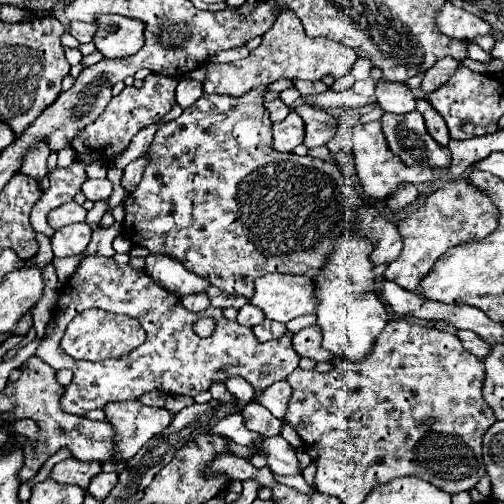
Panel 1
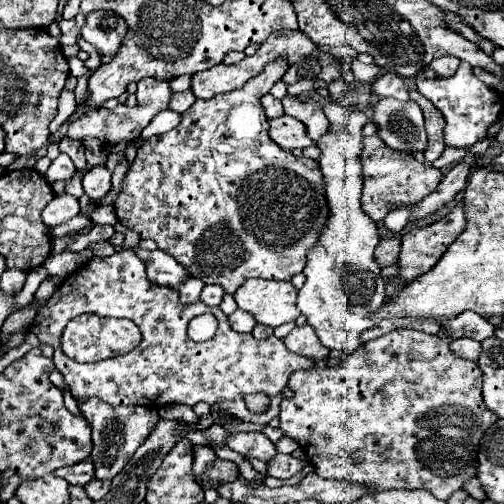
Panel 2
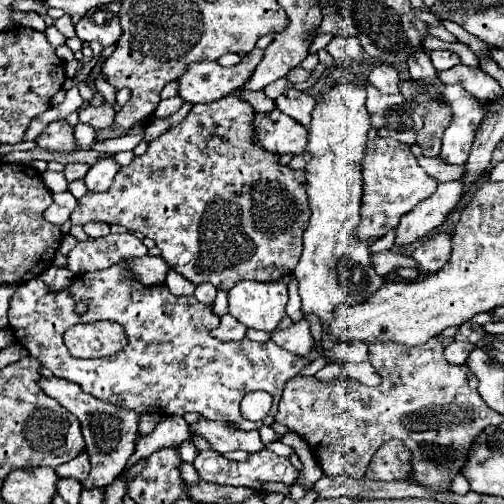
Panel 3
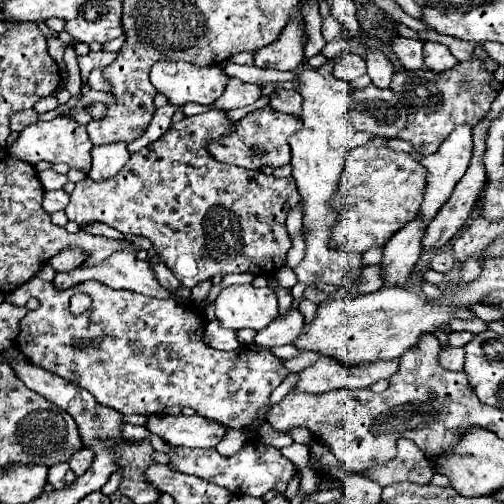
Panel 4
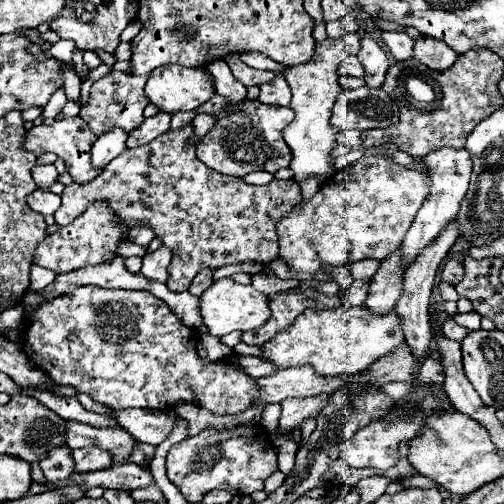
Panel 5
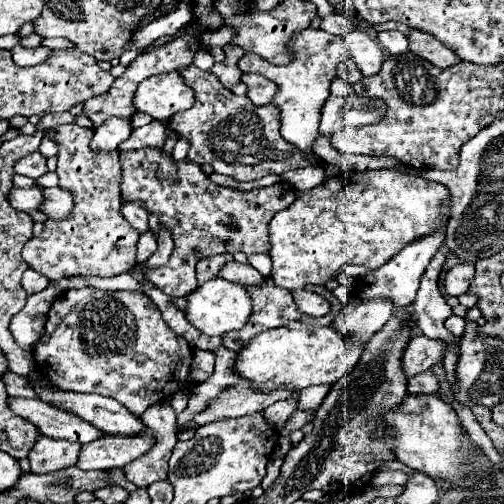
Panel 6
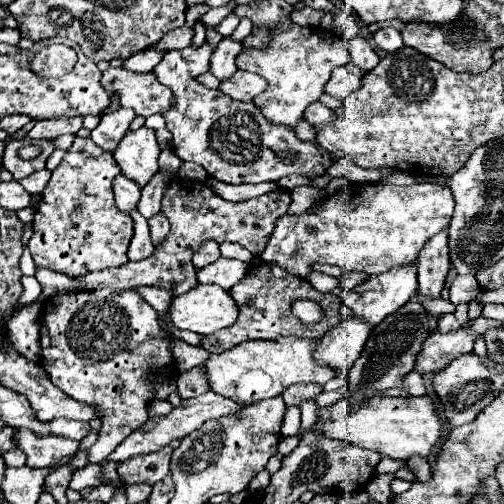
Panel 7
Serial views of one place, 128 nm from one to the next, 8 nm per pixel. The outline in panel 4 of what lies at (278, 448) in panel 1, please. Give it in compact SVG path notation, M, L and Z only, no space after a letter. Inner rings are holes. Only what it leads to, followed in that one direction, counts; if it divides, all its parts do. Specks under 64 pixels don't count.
M148 416L146 428L168 444L190 446L190 448L216 448L224 438L226 426L216 424L214 420L204 420L200 416Z

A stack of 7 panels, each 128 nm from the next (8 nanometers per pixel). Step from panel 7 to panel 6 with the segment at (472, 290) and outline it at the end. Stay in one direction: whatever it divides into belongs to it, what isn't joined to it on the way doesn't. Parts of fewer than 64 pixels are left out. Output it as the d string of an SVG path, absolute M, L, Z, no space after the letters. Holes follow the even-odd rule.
M464 262L464 264L456 264L454 268L450 268L446 272L446 278L444 278L444 288L450 296L460 296L468 290L468 284L472 282L472 276L474 276L474 264L470 262Z

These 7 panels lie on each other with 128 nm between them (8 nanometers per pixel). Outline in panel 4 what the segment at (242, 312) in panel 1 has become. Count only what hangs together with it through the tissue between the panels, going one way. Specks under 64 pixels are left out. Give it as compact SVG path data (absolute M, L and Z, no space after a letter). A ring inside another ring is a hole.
M218 320L208 322L206 332L204 332L204 340L208 340L208 344L216 350L232 350L232 348L240 346L236 330L224 328Z

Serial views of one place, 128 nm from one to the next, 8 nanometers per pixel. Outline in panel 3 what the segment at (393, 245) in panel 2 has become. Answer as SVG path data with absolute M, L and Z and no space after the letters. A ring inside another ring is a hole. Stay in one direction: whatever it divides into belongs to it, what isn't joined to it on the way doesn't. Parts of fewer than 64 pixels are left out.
M382 250L382 252L372 254L372 266L380 276L386 276L392 270L400 267L418 269L418 264L413 258L402 256L398 252L394 252L394 250Z

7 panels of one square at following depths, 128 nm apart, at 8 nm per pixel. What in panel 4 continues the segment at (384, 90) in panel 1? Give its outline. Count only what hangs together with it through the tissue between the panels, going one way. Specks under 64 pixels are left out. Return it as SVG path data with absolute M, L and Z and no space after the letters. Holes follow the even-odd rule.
M368 50L366 66L368 66L368 76L372 78L374 86L378 86L378 88L388 88L390 86L390 78L394 74L394 66L382 52Z

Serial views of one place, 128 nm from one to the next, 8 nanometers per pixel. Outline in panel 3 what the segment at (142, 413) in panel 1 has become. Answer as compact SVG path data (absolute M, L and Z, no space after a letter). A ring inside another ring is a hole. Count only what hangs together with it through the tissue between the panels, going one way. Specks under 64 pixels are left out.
M56 376L42 378L40 380L40 388L50 398L56 398L82 424L82 436L86 440L86 452L88 452L90 464L92 464L90 476L88 476L88 480L82 482L82 486L84 488L108 486L126 468L126 462L134 454L134 446L136 446L136 440L138 440L140 414L132 412L132 410L126 410L126 408L118 408L118 406L102 402L102 400L96 400L94 396L88 396L86 392L82 392L78 384L62 380L62 378L56 378Z

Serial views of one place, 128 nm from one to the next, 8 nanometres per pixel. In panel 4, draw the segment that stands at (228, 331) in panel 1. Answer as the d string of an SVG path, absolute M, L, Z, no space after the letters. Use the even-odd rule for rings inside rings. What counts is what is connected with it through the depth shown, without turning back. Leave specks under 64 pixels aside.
M38 276L18 286L14 292L6 294L6 302L14 306L26 306L32 298L38 300L34 310L28 310L20 320L20 332L16 338L16 348L28 356L28 360L56 376L62 376L70 382L86 388L100 404L116 408L122 414L170 414L178 416L182 408L196 410L198 416L220 422L228 428L242 430L254 424L260 418L266 418L270 412L270 394L278 384L290 374L282 358L274 356L270 348L240 346L230 352L214 350L204 342L206 318L198 314L196 308L182 304L176 296L152 298L136 294L130 290L114 290L96 280L86 280L68 290L58 290L52 282L40 280ZM78 292L86 292L92 298L92 308L80 316L70 312L70 298ZM78 338L84 338L92 344L86 350L76 350L74 344Z

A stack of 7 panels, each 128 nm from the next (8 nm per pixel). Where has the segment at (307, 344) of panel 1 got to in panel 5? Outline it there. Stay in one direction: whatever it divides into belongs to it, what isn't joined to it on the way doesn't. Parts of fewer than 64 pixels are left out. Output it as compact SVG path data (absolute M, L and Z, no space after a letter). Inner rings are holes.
M314 288L308 290L298 290L294 294L274 294L270 296L270 308L272 308L272 316L270 320L256 328L256 332L244 332L242 334L242 342L246 344L266 344L270 342L280 330L286 330L290 324L294 324L294 320L310 306L316 308L330 308L330 306L338 306L340 298L338 296L324 296Z

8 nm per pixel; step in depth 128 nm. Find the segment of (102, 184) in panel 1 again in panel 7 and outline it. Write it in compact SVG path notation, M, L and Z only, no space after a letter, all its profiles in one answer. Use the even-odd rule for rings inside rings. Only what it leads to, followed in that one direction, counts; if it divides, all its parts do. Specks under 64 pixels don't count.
M120 108L118 112L104 114L100 124L92 130L92 136L90 136L92 142L96 146L100 146L102 150L114 152L118 142L128 134L134 118L136 118L136 114L130 108Z

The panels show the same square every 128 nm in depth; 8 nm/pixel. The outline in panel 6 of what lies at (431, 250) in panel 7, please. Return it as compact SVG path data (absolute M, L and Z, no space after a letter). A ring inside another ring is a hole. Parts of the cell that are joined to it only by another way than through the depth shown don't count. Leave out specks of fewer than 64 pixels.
M440 250L436 252L436 256L432 258L432 262L428 264L422 280L420 280L420 288L418 288L418 296L414 300L414 312L416 312L416 324L418 328L422 330L424 336L428 338L434 338L434 340L442 340L446 344L446 352L444 352L444 358L442 358L442 366L446 370L446 380L450 384L450 390L452 394L458 394L460 392L460 384L456 380L456 364L458 364L458 356L460 356L460 348L458 348L458 340L444 328L444 322L448 316L452 316L452 308L446 304L446 300L442 298L440 290L438 290L438 274L442 270L442 264L446 260L446 250Z

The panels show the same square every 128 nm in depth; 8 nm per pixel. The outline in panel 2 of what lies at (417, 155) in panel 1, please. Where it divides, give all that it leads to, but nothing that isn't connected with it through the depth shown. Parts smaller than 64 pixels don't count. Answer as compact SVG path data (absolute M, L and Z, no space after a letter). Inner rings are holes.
M376 96L370 98L370 102L374 104L374 116L372 122L378 128L378 136L394 150L398 152L424 152L428 146L428 138L426 138L426 130L424 130L424 116L422 110L418 108L416 102L408 102L408 104L400 104L398 100L388 100L382 98L378 100Z

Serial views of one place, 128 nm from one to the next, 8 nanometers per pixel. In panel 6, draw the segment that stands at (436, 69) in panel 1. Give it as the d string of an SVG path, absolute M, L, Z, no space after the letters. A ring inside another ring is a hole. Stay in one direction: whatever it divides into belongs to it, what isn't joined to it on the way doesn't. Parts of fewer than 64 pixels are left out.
M412 30L410 36L408 36L408 40L410 40L410 50L416 56L420 56L420 58L428 60L430 64L434 64L436 68L448 68L448 66L460 62L460 58L450 48L446 48L444 44L440 44L428 32L416 32L416 30Z

